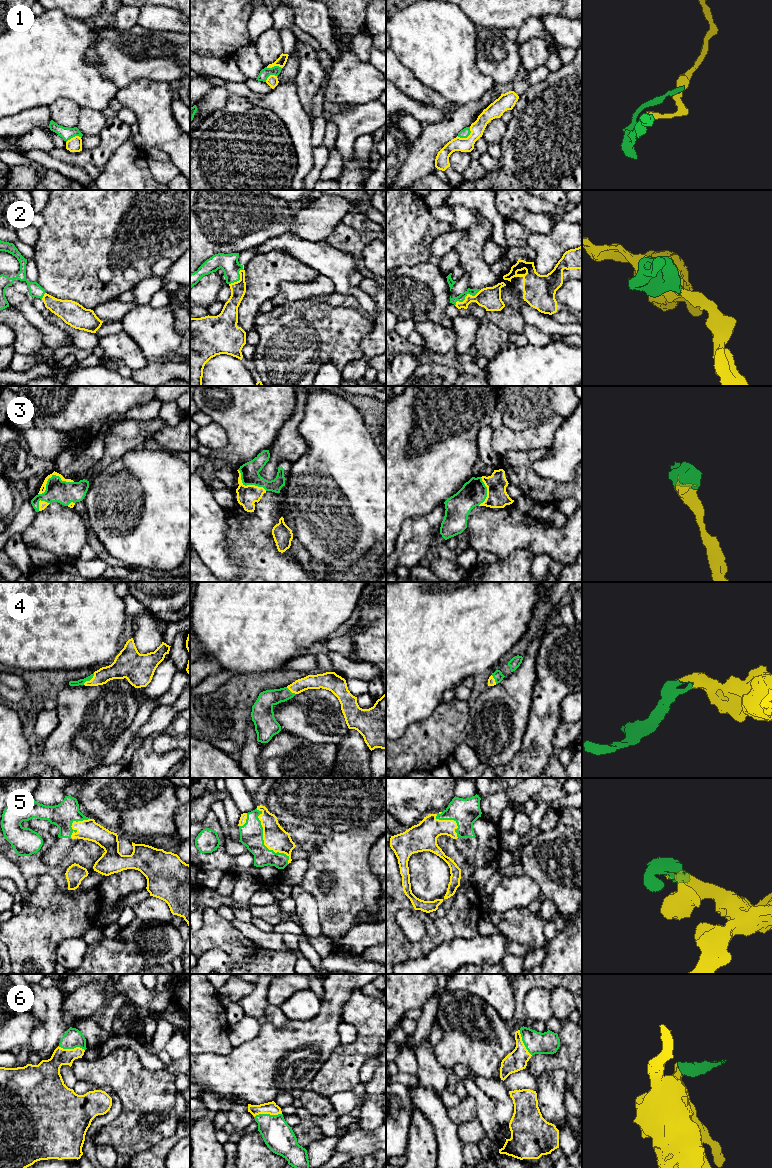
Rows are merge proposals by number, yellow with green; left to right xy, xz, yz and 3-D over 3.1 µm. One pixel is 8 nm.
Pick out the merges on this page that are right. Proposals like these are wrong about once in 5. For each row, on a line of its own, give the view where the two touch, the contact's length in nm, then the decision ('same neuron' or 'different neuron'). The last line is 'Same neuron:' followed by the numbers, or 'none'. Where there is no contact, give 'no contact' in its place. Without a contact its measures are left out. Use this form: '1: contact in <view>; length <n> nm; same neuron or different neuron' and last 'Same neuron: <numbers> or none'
1: contact in yz; length 130 nm; different neuron
2: contact in yz; length 240 nm; same neuron
3: contact in xy; length 300 nm; same neuron
4: contact in xy; length 130 nm; same neuron
5: contact in xz; length 500 nm; same neuron
6: contact in xz; length 220 nm; same neuron
Same neuron: 2, 3, 4, 5, 6

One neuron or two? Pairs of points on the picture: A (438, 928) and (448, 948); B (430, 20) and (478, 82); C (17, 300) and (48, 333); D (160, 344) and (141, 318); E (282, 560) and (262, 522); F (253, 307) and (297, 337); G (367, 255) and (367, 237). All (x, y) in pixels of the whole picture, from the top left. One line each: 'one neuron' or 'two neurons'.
A: two neurons
B: one neuron
C: one neuron
D: one neuron
E: one neuron
F: two neurons
G: two neurons

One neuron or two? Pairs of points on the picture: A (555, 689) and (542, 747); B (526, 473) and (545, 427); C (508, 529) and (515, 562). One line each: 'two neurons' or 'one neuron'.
A: one neuron
B: two neurons
C: two neurons

